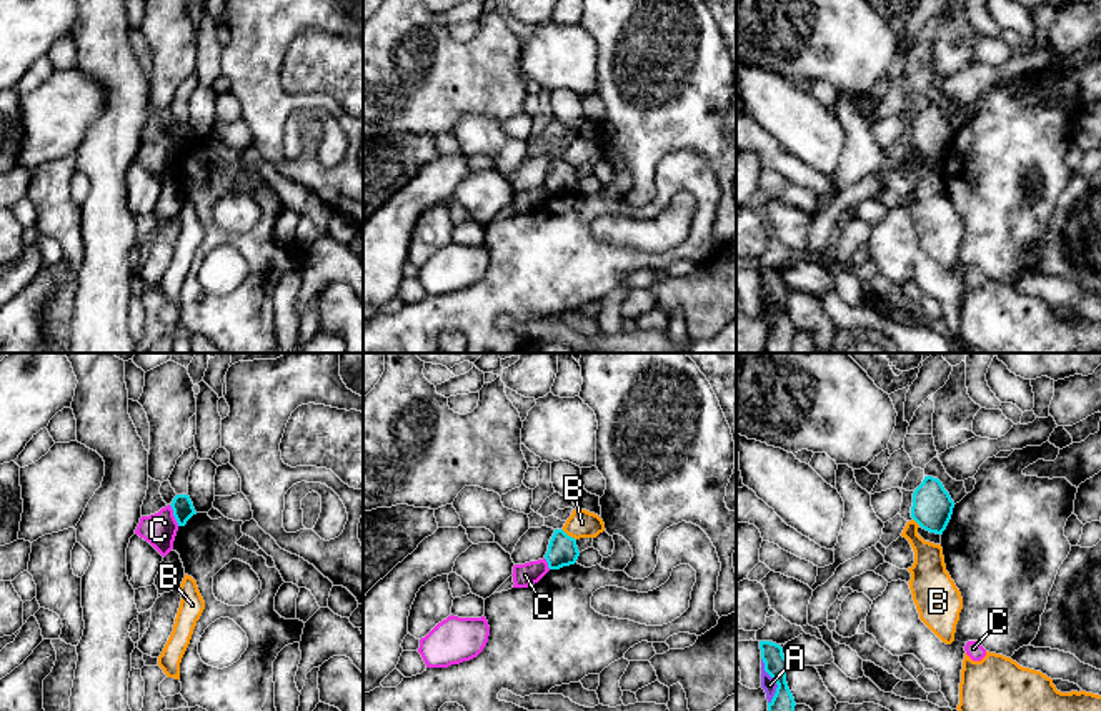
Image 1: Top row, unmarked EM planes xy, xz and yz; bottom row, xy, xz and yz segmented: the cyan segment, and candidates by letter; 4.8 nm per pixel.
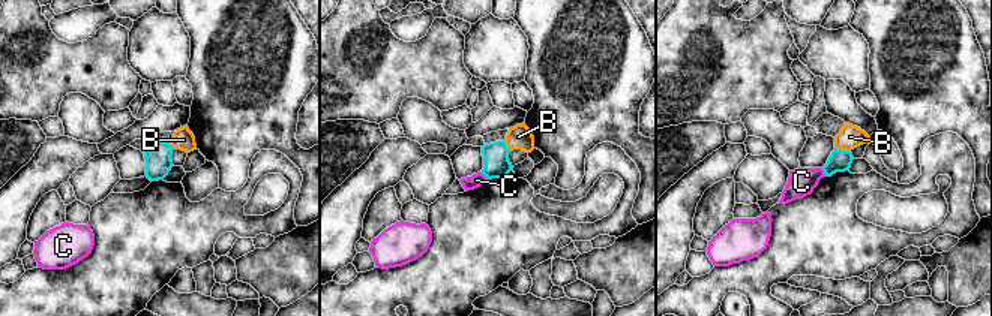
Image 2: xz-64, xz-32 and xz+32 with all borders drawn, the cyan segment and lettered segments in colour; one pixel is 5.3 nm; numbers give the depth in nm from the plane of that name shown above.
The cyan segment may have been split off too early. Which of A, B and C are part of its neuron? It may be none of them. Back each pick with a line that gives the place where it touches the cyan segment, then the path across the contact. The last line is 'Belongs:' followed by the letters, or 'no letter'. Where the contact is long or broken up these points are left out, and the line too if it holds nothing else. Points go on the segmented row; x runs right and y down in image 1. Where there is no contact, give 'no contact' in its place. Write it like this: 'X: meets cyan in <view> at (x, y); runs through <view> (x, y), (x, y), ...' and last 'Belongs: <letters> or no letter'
Belongs: no letter

